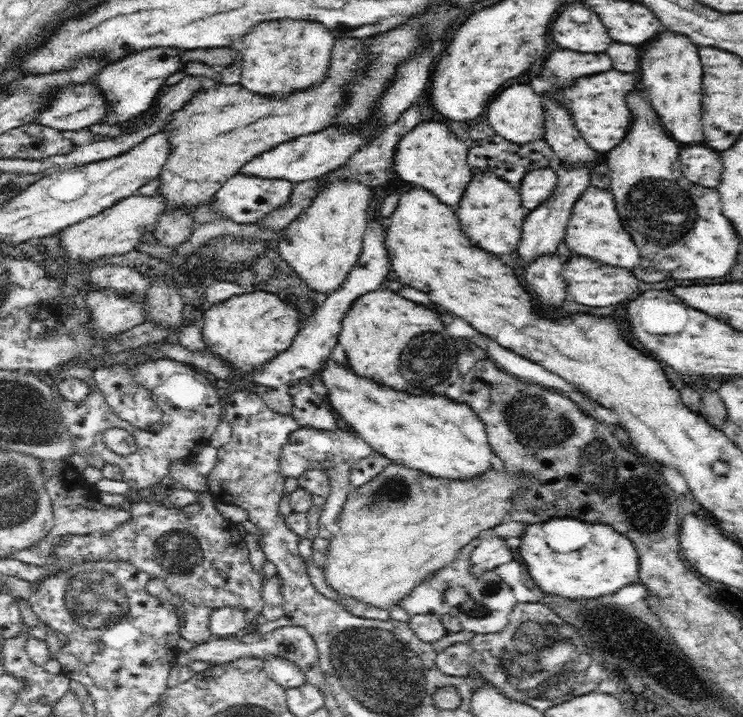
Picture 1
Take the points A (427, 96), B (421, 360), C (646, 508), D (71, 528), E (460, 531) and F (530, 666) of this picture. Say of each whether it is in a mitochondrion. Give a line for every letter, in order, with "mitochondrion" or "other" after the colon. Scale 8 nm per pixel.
A: other
B: mitochondrion
C: mitochondrion
D: other
E: other
F: mitochondrion

